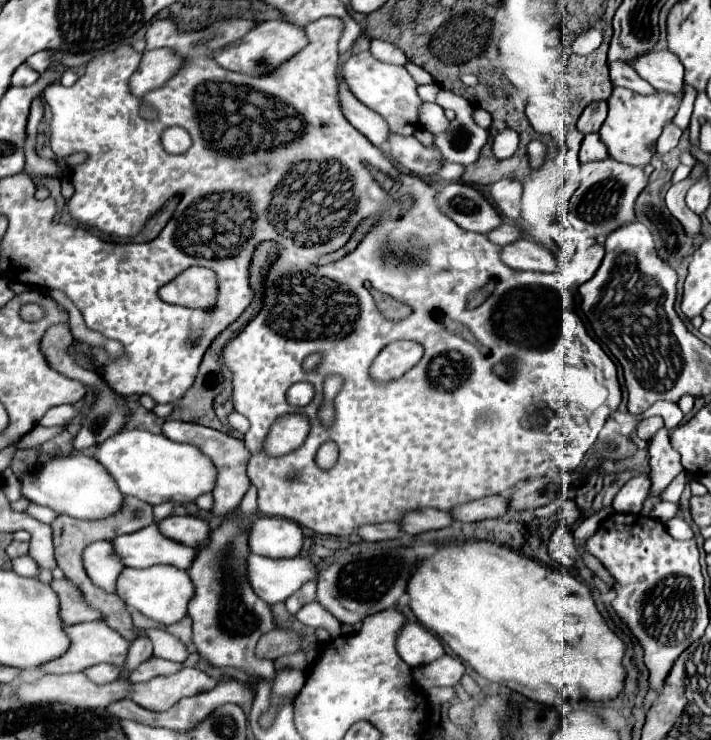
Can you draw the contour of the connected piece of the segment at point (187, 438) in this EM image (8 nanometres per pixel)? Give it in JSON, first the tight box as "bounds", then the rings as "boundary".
{"bounds":[163,420,251,516],"boundary":[[[167,420],[163,424],[163,434],[169,438],[169,440],[175,440],[175,442],[185,442],[185,444],[193,444],[197,448],[201,448],[215,464],[217,468],[217,484],[215,484],[215,490],[213,490],[213,496],[215,496],[215,506],[213,506],[213,514],[215,516],[227,516],[231,514],[237,504],[241,502],[241,498],[245,496],[247,488],[249,488],[249,478],[247,478],[247,462],[251,458],[251,452],[245,448],[243,440],[237,440],[229,434],[223,434],[219,430],[213,430],[213,428],[205,428],[205,426],[197,426],[197,424],[189,424],[189,422],[175,422],[175,420]]]}

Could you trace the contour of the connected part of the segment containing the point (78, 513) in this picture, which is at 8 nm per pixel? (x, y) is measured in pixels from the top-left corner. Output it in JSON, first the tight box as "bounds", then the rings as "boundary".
{"bounds":[21,452,125,520],"boundary":[[[71,452],[69,456],[47,460],[43,466],[37,468],[33,476],[27,476],[21,482],[21,492],[35,504],[49,506],[59,514],[79,520],[107,518],[111,514],[117,514],[125,504],[125,496],[117,488],[111,474],[95,458],[83,452]]]}

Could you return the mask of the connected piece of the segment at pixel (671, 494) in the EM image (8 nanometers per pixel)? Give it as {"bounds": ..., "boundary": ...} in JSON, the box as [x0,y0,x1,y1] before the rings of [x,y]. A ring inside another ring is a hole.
{"bounds":[661,476,687,502],"boundary":[[[677,476],[677,478],[661,492],[661,500],[667,500],[667,502],[679,502],[679,496],[681,496],[685,484],[687,484],[687,478],[685,478],[685,476]]]}

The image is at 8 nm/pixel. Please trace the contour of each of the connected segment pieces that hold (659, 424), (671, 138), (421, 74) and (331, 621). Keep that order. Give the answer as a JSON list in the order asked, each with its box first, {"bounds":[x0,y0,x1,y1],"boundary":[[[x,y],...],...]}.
[{"bounds":[636,416,663,441],"boundary":[[[651,416],[651,418],[645,418],[645,420],[639,422],[636,433],[642,440],[648,441],[652,439],[653,434],[659,428],[663,428],[663,418],[661,416]]]},{"bounds":[657,120,681,154],"boundary":[[[669,120],[669,122],[663,126],[663,132],[661,132],[659,142],[657,142],[657,150],[659,150],[661,154],[665,154],[665,152],[673,150],[673,148],[677,146],[679,138],[681,138],[681,128],[679,128],[679,126],[675,126],[675,124],[673,124],[673,120]]]},{"bounds":[407,62,433,84],"boundary":[[[409,62],[407,66],[407,72],[417,80],[417,84],[431,84],[431,80],[433,80],[433,76],[427,72],[427,70],[423,70],[423,68],[419,68],[419,66],[415,66],[413,62]]]},{"bounds":[295,602,341,638],"boundary":[[[317,602],[307,604],[305,608],[301,608],[301,612],[295,616],[299,622],[303,622],[305,626],[311,628],[325,628],[331,638],[337,638],[341,634],[341,624],[339,620],[335,620],[327,610],[323,610]]]}]

